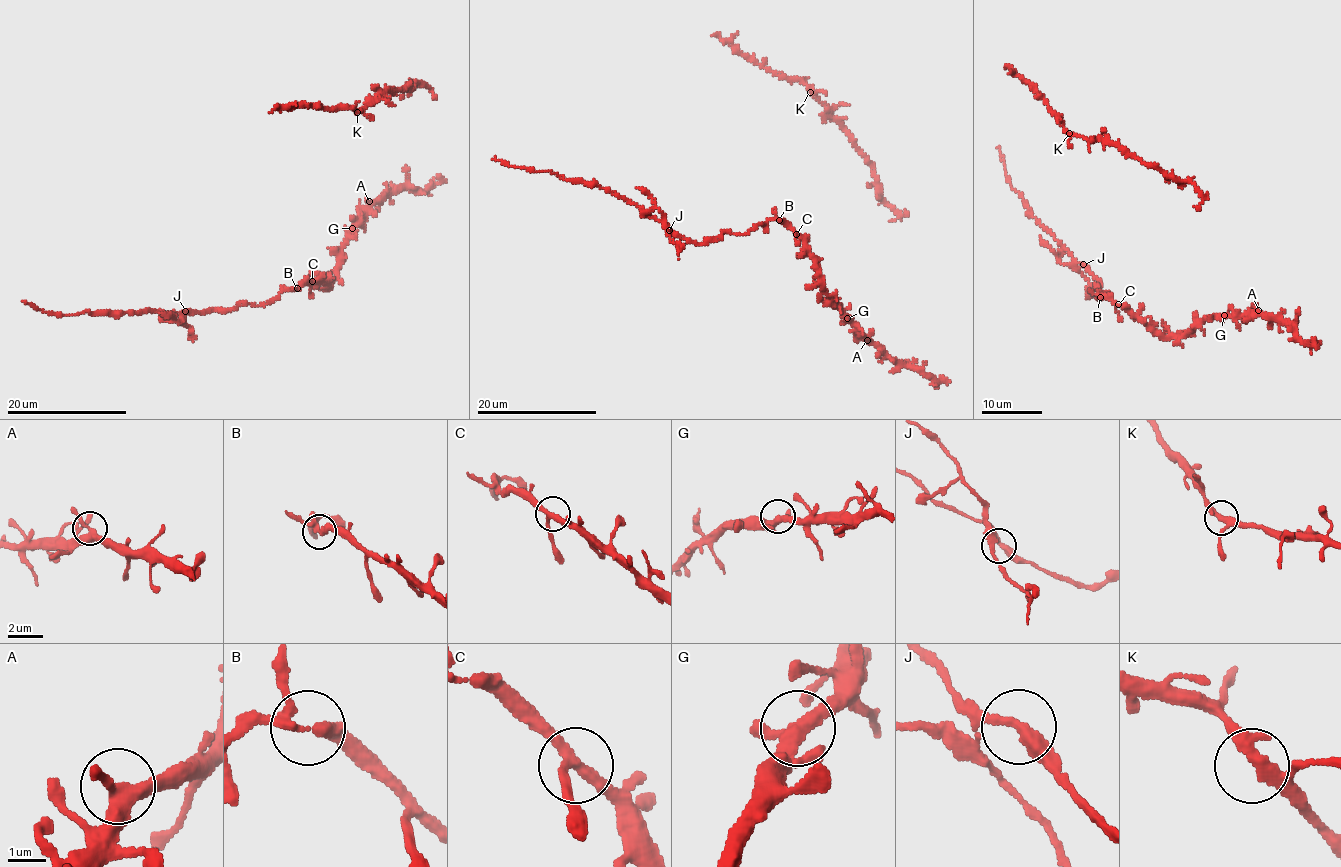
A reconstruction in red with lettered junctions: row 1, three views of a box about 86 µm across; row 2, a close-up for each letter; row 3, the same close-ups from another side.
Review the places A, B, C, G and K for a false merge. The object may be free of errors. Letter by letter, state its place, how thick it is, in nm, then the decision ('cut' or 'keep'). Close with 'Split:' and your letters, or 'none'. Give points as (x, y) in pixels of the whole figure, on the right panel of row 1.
A: (1258, 310) | 360 nm | keep
B: (1100, 297) | 280 nm | cut
C: (1118, 304) | 260 nm | keep
G: (1224, 315) | 320 nm | keep
K: (1069, 133) | 300 nm | keep
Split: B

